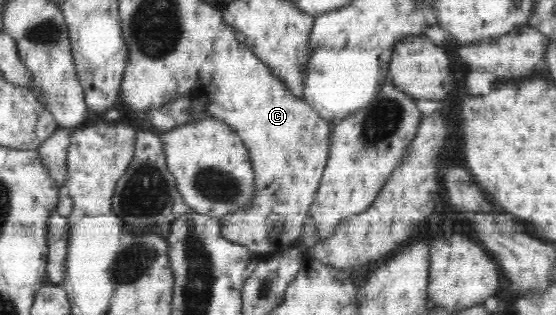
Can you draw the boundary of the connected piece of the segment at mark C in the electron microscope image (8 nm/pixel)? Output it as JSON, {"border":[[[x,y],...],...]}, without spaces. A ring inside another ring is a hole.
{"border":[[[223,23],[220,26],[218,35],[214,40],[214,45],[212,52],[208,55],[207,60],[201,68],[200,75],[200,84],[202,86],[197,89],[197,95],[201,97],[202,100],[206,101],[206,110],[210,117],[223,120],[232,130],[236,131],[236,134],[243,140],[246,149],[250,154],[250,161],[252,161],[252,167],[254,167],[254,198],[250,202],[250,206],[246,208],[240,208],[238,212],[232,212],[222,218],[218,218],[220,221],[220,235],[228,241],[244,245],[250,249],[250,252],[256,253],[259,256],[271,256],[279,253],[282,248],[289,248],[296,239],[301,235],[301,228],[304,226],[305,218],[307,217],[308,211],[312,206],[313,200],[315,199],[316,192],[320,186],[322,180],[324,169],[326,168],[327,160],[331,148],[331,129],[332,126],[320,117],[320,113],[316,112],[312,108],[311,104],[308,104],[303,98],[298,98],[290,91],[288,87],[284,85],[276,76],[272,75],[272,70],[263,60],[260,60],[256,56],[255,52],[252,52],[244,43],[238,42],[235,38],[235,29]]]}

